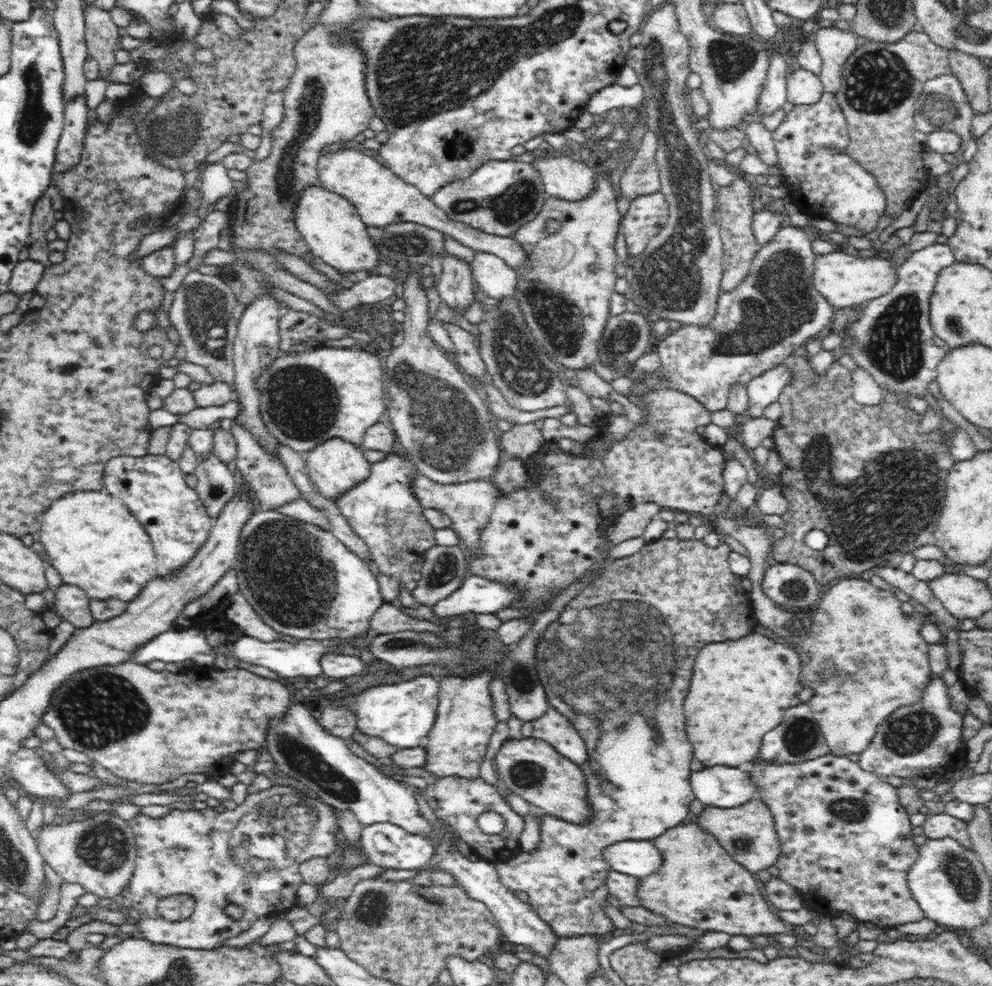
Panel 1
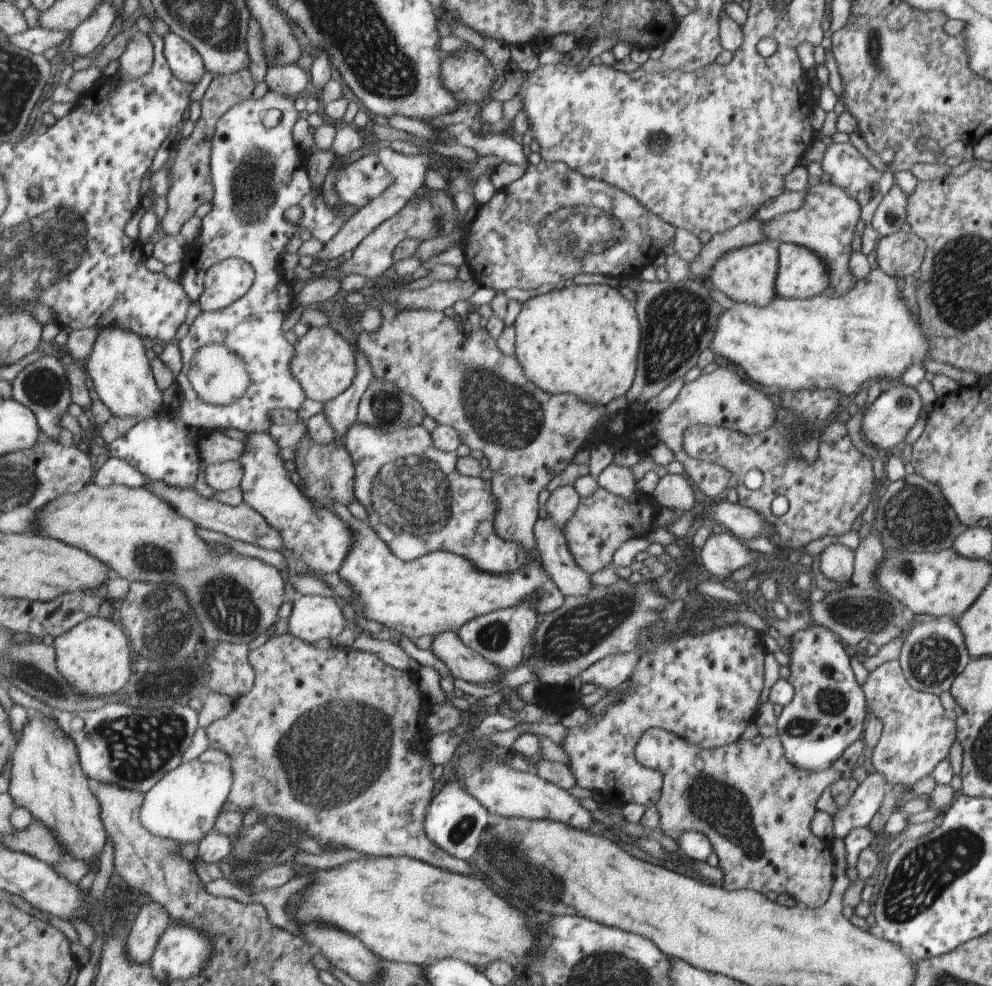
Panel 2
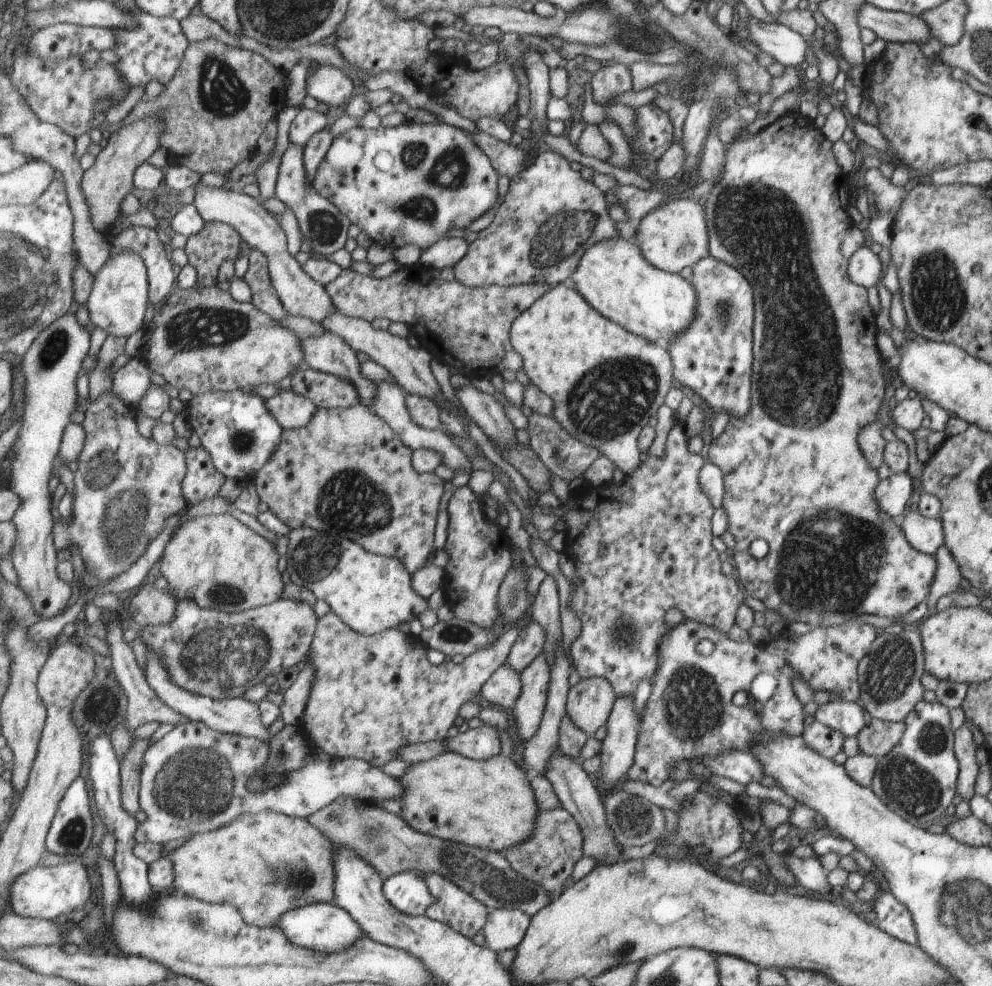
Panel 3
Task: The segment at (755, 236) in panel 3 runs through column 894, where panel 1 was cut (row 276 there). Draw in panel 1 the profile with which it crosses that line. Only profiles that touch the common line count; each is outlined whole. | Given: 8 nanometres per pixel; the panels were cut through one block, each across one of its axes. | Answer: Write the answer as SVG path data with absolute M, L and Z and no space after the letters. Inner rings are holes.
M598 174L594 190L584 199L567 202L548 196L540 214L512 235L529 257L524 275L517 282L518 311L524 315L535 341L561 368L590 369L598 362L617 279L614 244L620 212L616 202L616 192L606 174ZM550 218L562 225L558 234L546 232L545 222Z

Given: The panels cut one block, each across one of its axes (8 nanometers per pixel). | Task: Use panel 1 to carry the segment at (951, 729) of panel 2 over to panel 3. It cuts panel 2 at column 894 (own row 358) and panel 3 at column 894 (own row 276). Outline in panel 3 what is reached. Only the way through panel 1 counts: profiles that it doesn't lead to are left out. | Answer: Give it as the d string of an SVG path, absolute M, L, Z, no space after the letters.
M923 699L917 701L916 705L913 706L913 708L905 715L902 723L904 724L904 729L902 730L900 739L894 744L894 747L885 754L885 756L876 760L876 767L869 787L874 793L876 793L877 797L880 797L889 809L892 809L894 813L897 813L897 816L904 817L904 819L909 821L912 825L917 825L918 827L925 829L925 824L927 824L927 822L933 822L937 816L941 816L941 814L943 814L943 810L951 804L951 798L953 798L953 794L955 794L955 778L958 778L958 776L957 762L955 762L956 756L953 756L954 750L951 750L951 746L954 746L953 732L951 732L951 728L949 728L947 708L945 708L942 704L939 704L937 701L934 703L925 702Z

